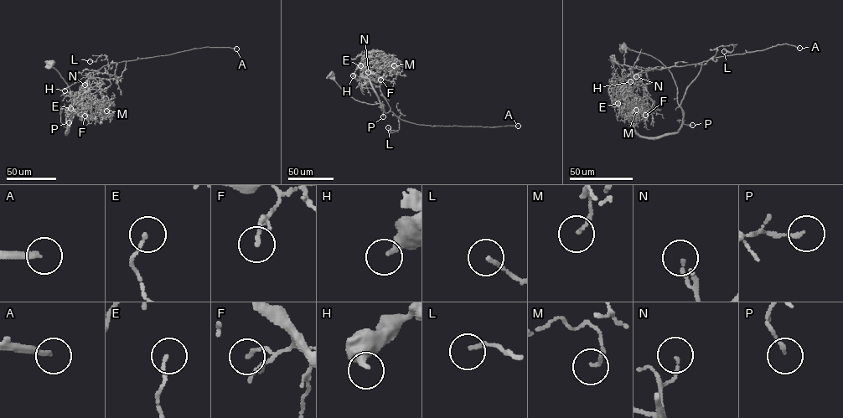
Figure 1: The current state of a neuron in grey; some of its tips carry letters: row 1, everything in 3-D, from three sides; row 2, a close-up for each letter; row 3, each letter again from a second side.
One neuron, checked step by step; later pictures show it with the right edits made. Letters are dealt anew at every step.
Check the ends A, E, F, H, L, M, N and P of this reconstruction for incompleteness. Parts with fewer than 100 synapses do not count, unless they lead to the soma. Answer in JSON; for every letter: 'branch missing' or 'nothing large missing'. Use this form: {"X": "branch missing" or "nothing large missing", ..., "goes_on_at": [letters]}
{"A": "branch missing", "E": "nothing large missing", "F": "nothing large missing", "H": "nothing large missing", "L": "nothing large missing", "M": "nothing large missing", "N": "nothing large missing", "P": "nothing large missing", "goes_on_at": ["A"]}

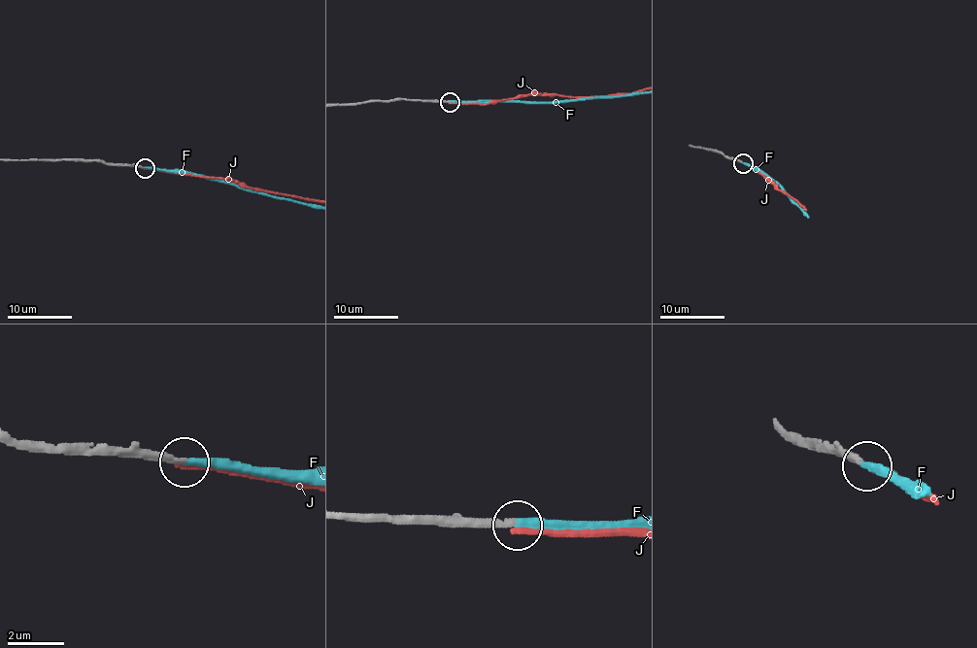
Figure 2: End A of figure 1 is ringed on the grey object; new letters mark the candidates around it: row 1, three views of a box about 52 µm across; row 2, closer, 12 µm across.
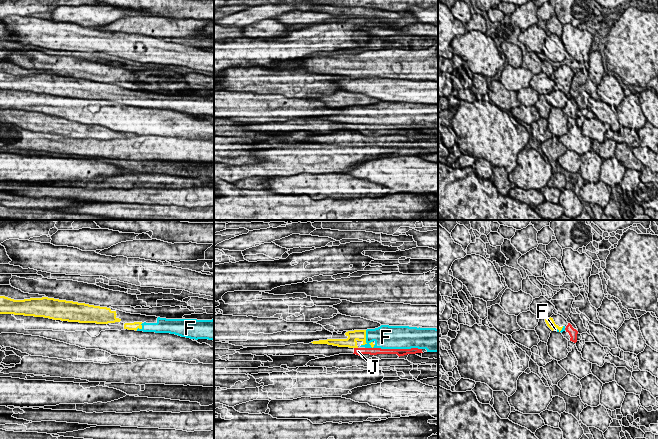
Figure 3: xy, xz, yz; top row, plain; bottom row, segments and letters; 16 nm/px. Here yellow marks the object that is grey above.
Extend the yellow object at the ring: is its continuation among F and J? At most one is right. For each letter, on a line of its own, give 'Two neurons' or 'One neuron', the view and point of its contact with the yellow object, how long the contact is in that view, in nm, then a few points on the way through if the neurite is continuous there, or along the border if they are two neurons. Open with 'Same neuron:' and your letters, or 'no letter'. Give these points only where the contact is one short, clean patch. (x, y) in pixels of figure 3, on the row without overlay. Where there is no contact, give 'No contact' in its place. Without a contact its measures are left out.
Same neuron: F
F: One neuron. Touches yellow at xz (365, 116). Shared border 320 nm. Path across: xz (360, 111), (365, 116), (370, 111), (379, 111)
J: Two neurons. Touches yellow at xz (356, 123). Shared border 70 nm. Boundary: xz (354, 123), (357, 124)

